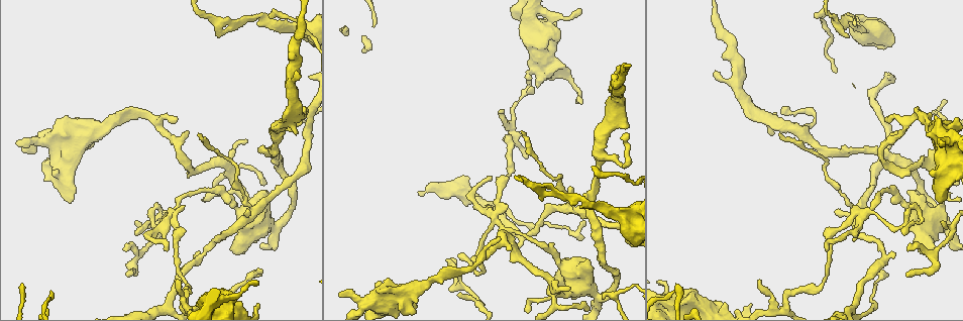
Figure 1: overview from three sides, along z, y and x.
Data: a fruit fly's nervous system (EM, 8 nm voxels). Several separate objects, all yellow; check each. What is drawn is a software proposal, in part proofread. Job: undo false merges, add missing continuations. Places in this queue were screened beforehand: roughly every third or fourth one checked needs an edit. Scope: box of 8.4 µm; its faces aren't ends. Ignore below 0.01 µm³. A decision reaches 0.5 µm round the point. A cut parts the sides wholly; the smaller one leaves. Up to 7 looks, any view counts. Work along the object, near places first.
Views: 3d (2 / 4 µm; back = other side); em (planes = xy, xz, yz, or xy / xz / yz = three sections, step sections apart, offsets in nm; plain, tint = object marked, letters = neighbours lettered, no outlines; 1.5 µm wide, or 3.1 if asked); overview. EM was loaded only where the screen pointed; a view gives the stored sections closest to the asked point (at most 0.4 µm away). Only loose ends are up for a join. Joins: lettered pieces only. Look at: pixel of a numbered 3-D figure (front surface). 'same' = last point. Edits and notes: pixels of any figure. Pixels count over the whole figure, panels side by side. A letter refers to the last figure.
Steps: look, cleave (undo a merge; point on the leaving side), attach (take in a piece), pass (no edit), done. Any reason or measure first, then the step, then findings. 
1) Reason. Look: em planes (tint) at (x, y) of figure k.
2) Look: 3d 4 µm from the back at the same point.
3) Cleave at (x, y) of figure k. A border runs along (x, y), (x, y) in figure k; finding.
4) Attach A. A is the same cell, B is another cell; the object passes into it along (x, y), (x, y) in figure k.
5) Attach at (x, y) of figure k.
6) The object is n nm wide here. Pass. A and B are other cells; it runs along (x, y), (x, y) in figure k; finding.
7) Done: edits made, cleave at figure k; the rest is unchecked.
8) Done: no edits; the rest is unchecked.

Thin end. Look: 3d 4 µm at (452, 259) of figure 1.

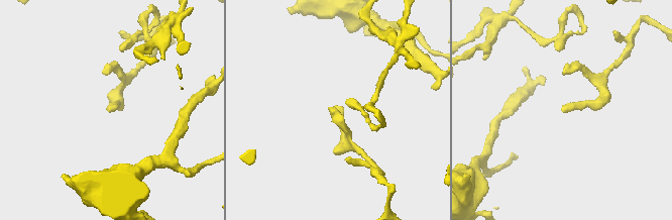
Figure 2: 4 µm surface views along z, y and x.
Now the EM. Look: em xz step 4 (plain) at (563, 107) of figure 2.

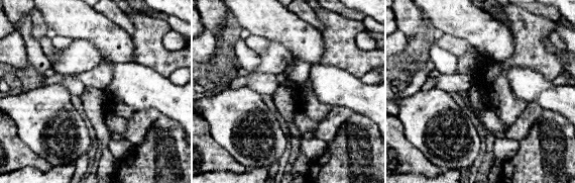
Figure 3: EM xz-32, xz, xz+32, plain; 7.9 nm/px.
Look: em xz step 4 (letters) at the same point.

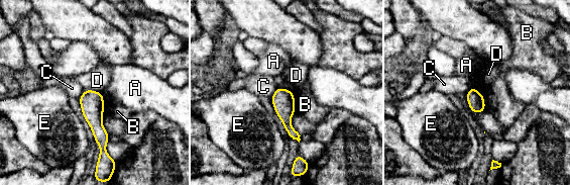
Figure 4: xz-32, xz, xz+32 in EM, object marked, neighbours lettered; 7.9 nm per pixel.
Pass. A, B, C, D and E are other cells; it runs along (86, 91), (103, 153) in figure 4; no lettered piece goes on from it.

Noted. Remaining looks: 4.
Sharp bend. Look: em planes (tint) at (787, 302) of figure 1.

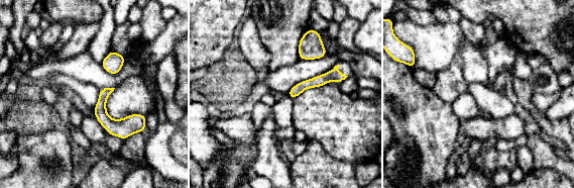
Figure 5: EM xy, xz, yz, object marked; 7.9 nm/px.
What lies round it. Look: em planes (letters) at the same point.

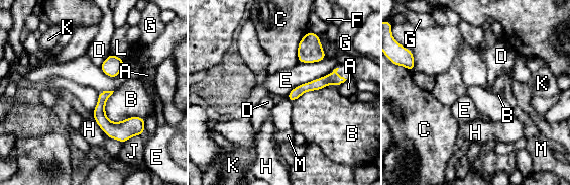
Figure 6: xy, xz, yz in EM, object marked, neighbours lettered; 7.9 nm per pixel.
Pass. A, B, C, D, E, F, G, H, J, K, L and M are other cells; continuous, no second neuron.

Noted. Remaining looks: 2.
Four arms meet. Look: em planes (plain) at (172, 213) of figure 1.

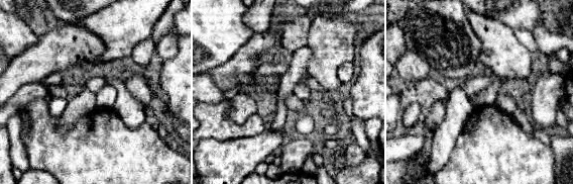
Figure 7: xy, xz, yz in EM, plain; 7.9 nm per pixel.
Look: em planes (letters) at the same point.

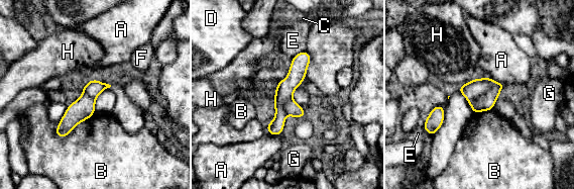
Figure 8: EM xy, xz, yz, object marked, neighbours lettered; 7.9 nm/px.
Cleave at (476, 87) of figure 8. A, B, C, D, E, F, G and H are other cells; a border runs along (497, 82), (468, 102) in figure 8; two neurons meet here.

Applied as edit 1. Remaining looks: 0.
Done: edits made, cleave at figure 8; the rest is unchecked.

